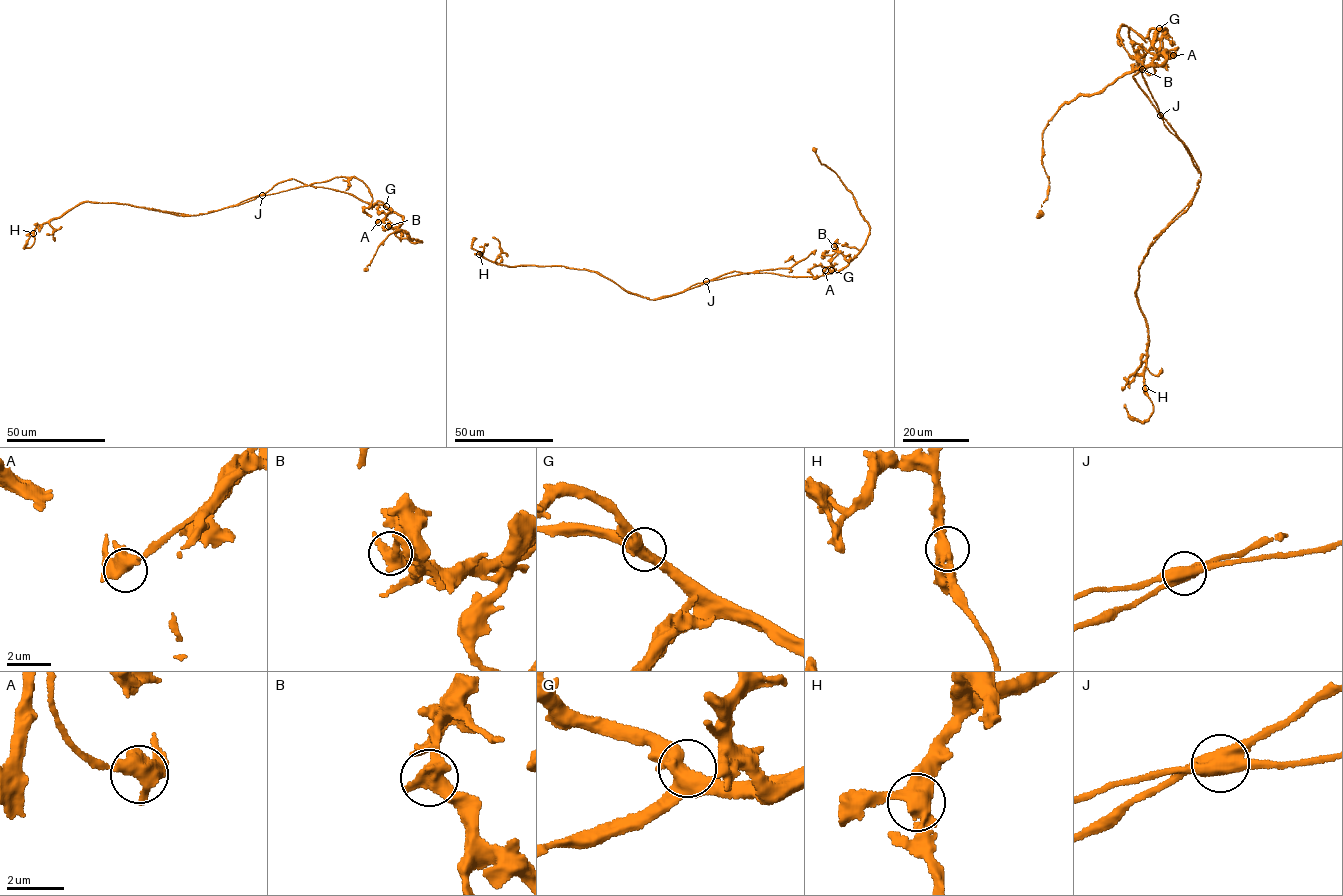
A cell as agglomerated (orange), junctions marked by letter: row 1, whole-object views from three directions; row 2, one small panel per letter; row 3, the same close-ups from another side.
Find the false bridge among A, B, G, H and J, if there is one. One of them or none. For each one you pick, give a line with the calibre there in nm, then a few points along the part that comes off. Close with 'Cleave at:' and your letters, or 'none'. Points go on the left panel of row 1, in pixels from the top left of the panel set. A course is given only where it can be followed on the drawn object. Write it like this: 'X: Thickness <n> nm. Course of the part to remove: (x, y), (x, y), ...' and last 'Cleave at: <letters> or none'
J: Thickness 480 nm. Course of the part to remove: (262, 195), (334, 178), (352, 177), (368, 188), (372, 199), (368, 209)
Cleave at: J

